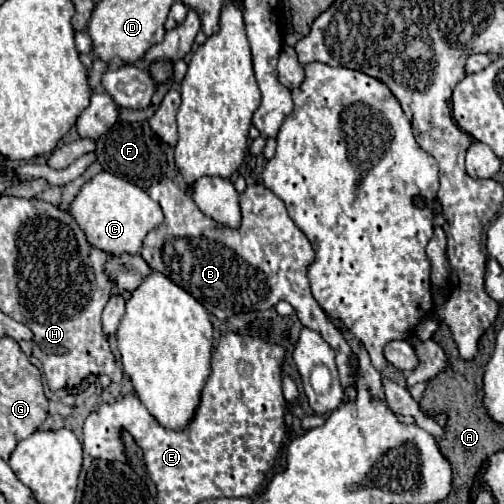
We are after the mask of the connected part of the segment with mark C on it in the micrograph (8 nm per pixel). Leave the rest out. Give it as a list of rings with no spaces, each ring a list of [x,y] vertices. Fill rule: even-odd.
[[[99,172],[89,182],[85,182],[73,198],[69,212],[85,232],[87,242],[109,254],[139,254],[143,236],[163,222],[159,204],[155,204],[155,200],[151,200],[143,188],[109,172]]]

